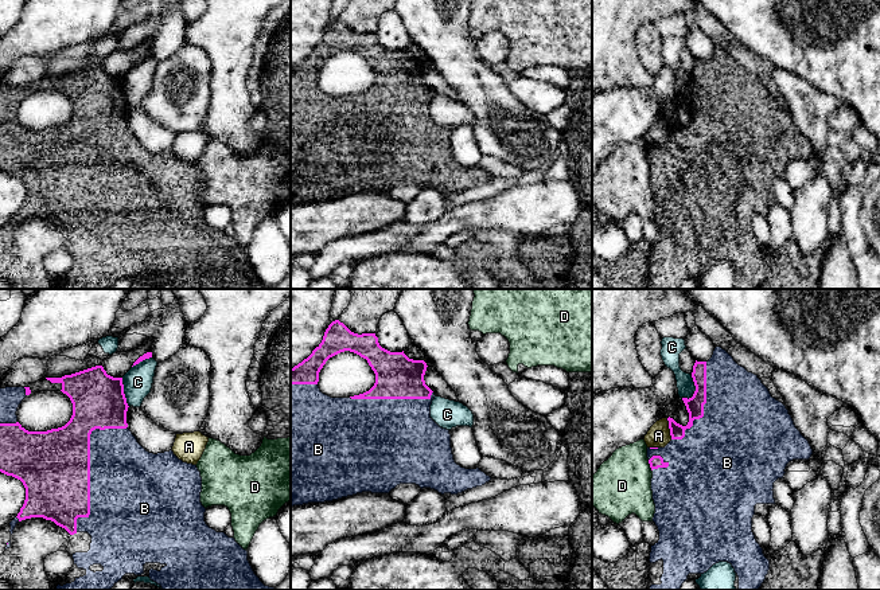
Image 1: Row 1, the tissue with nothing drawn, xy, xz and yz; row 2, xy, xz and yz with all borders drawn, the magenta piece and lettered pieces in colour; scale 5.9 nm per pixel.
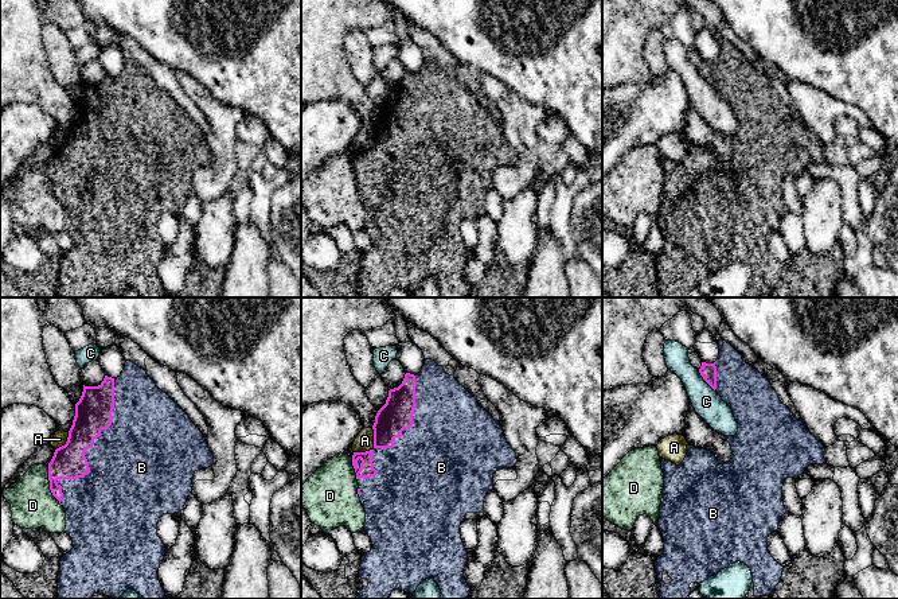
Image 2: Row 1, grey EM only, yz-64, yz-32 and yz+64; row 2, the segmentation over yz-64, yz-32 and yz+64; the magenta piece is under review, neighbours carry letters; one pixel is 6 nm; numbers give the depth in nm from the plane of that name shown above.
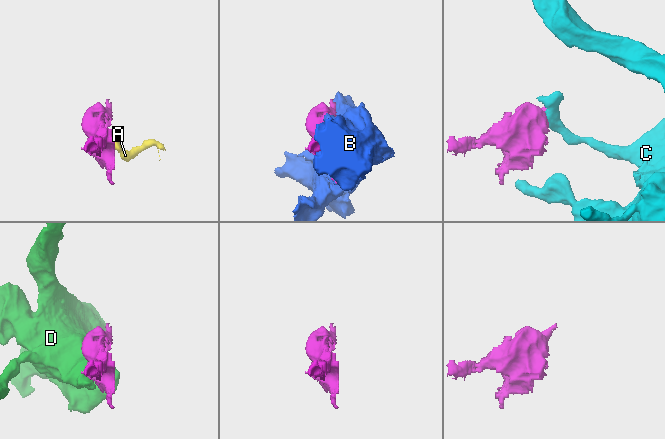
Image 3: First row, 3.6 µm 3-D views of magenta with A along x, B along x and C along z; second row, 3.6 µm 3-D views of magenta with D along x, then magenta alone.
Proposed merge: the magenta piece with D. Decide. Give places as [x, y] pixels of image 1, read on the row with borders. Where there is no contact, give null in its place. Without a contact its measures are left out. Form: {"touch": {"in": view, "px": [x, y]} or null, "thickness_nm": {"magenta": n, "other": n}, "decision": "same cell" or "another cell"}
{"touch": {"in": "yz", "px": [650, 465]}, "thickness_nm": {"magenta": 80, "other": 360}, "decision": "another cell"}

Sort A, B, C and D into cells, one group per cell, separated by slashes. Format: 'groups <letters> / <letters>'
groups A / B / C / D

